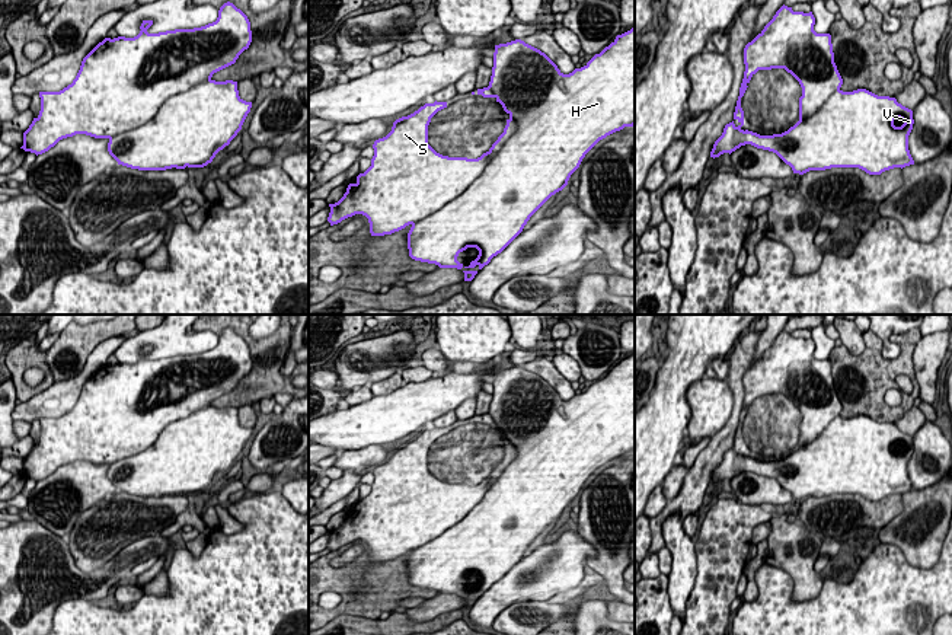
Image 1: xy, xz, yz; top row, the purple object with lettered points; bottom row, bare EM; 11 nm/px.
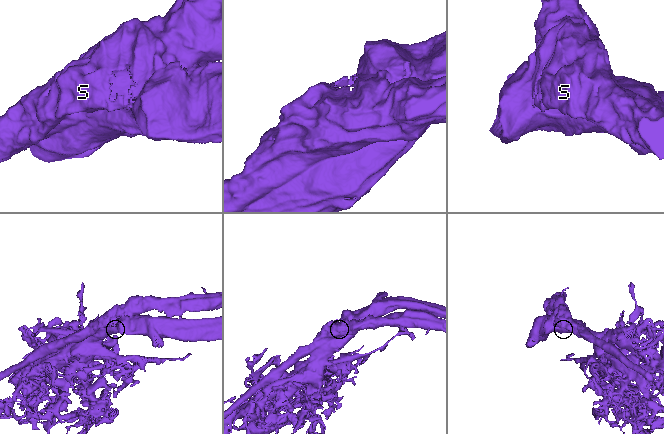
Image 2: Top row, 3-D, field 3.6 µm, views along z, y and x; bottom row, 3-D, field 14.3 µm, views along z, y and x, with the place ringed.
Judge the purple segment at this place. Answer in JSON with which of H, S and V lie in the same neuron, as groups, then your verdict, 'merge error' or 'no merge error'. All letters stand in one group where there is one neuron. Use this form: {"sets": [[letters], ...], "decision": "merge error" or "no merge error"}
{"sets": [["H", "V"], ["S"]], "decision": "merge error"}

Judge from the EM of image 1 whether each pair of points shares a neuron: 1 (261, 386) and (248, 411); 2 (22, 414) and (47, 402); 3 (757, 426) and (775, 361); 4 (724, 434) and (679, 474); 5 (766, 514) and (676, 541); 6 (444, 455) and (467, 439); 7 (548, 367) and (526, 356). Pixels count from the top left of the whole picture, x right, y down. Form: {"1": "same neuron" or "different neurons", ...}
{"1": "different neurons", "2": "same neuron", "3": "same neuron", "4": "different neurons", "5": "different neurons", "6": "same neuron", "7": "different neurons"}

